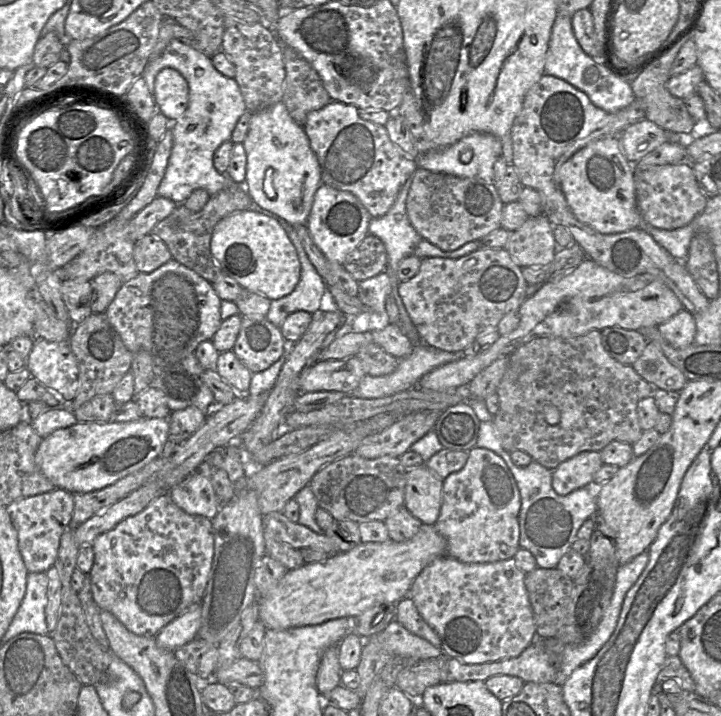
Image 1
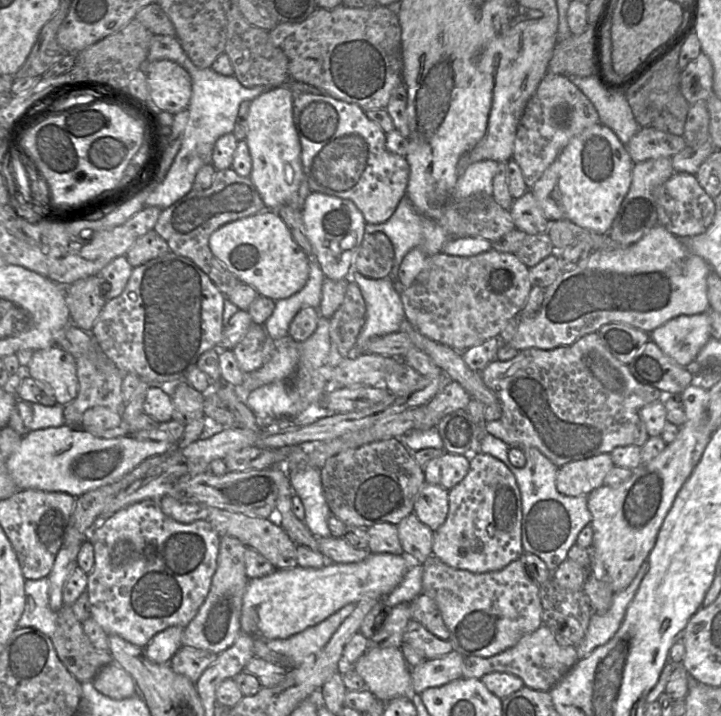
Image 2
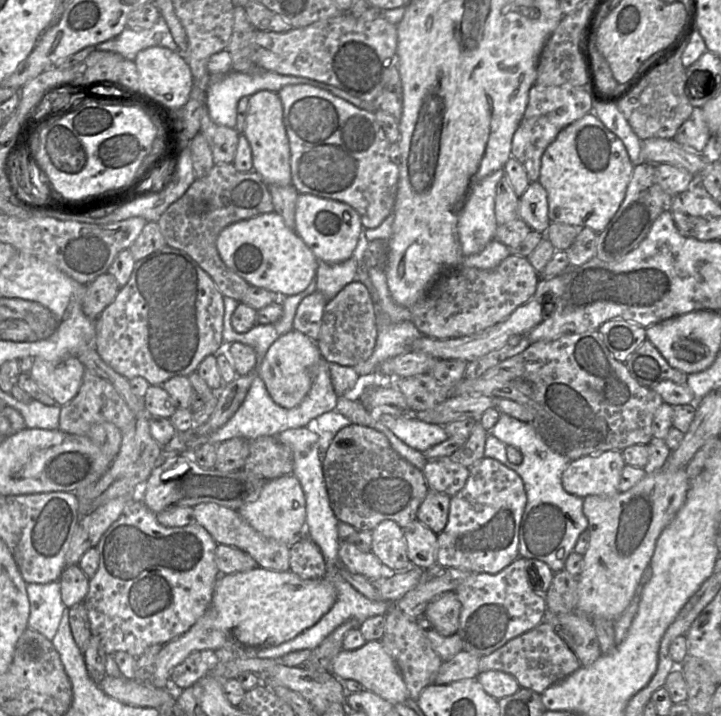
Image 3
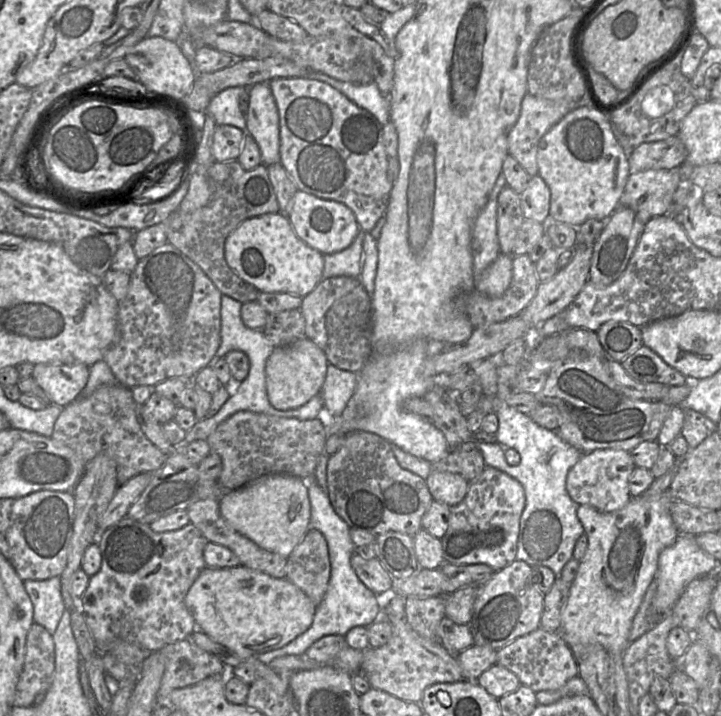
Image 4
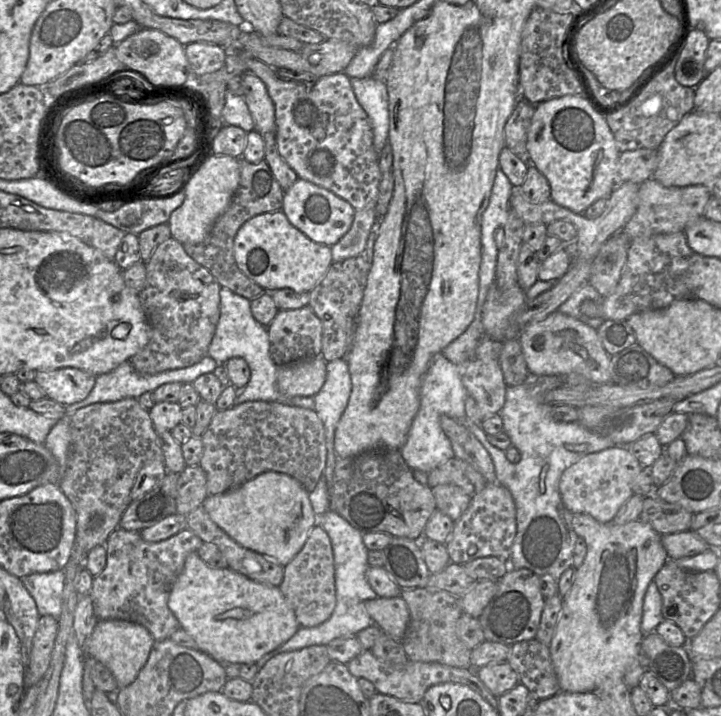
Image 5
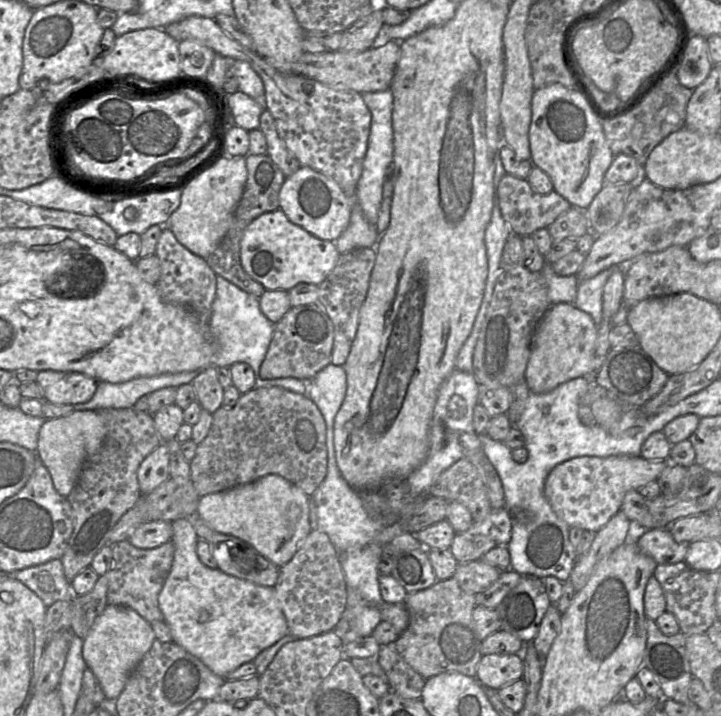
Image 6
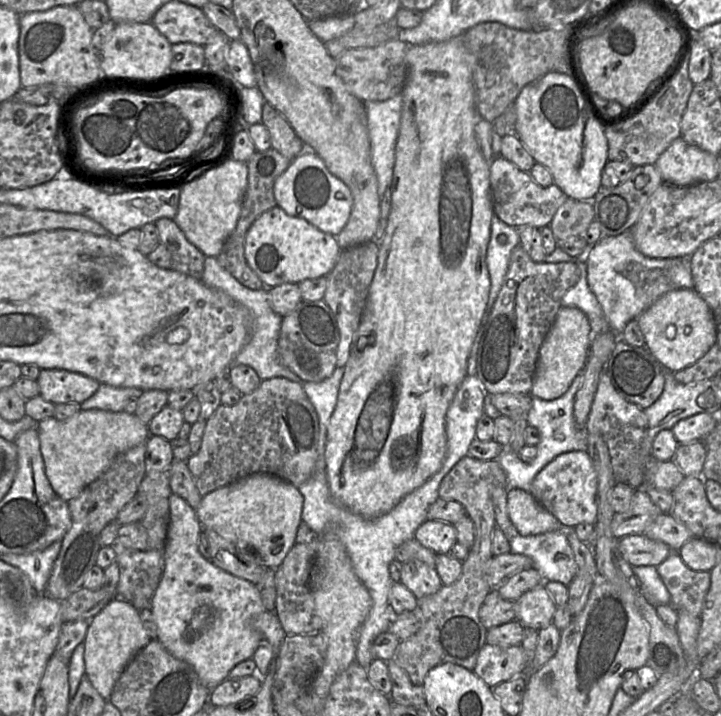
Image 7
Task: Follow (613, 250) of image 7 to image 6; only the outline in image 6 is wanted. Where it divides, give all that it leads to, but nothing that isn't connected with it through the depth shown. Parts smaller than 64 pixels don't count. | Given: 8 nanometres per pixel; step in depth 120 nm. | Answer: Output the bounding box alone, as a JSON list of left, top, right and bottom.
[575,268,615,326]

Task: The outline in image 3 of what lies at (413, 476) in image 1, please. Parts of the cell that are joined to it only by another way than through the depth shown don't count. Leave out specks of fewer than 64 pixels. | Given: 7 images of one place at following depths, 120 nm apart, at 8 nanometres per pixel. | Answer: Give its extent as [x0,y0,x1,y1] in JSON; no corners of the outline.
[417,489,450,534]

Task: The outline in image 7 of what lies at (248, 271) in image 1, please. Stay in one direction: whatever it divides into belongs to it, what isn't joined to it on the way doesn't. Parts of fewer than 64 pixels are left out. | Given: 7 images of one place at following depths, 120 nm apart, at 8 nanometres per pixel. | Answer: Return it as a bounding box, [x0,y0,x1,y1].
[244,205,340,288]

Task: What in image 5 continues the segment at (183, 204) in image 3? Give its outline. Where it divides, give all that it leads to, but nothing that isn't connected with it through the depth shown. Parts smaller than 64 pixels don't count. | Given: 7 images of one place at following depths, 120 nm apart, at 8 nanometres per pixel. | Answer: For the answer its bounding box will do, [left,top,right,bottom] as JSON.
[183,159,284,300]

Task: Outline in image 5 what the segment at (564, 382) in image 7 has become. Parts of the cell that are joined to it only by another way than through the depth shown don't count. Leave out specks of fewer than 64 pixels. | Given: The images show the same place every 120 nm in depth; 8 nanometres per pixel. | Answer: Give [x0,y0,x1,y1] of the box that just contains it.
[519,310,611,383]

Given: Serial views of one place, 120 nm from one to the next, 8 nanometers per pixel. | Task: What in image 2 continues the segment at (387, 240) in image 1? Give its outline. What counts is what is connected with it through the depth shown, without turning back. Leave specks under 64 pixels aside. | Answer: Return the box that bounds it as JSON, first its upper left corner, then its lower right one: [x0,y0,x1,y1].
[365,194,446,281]

